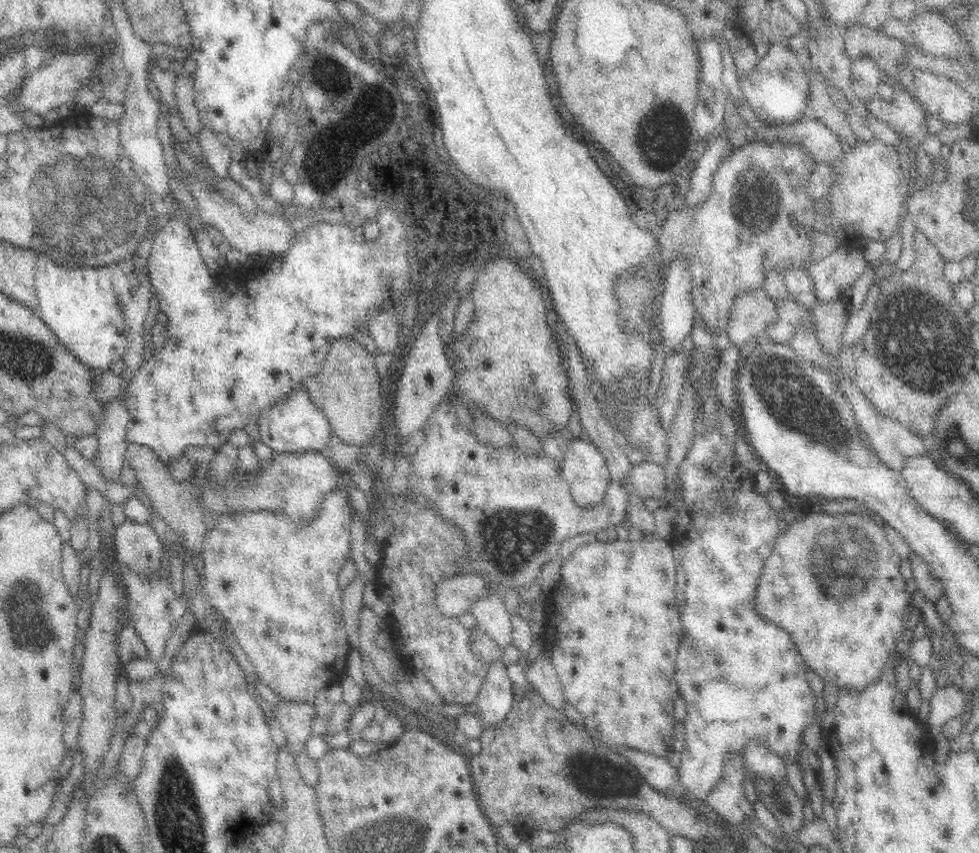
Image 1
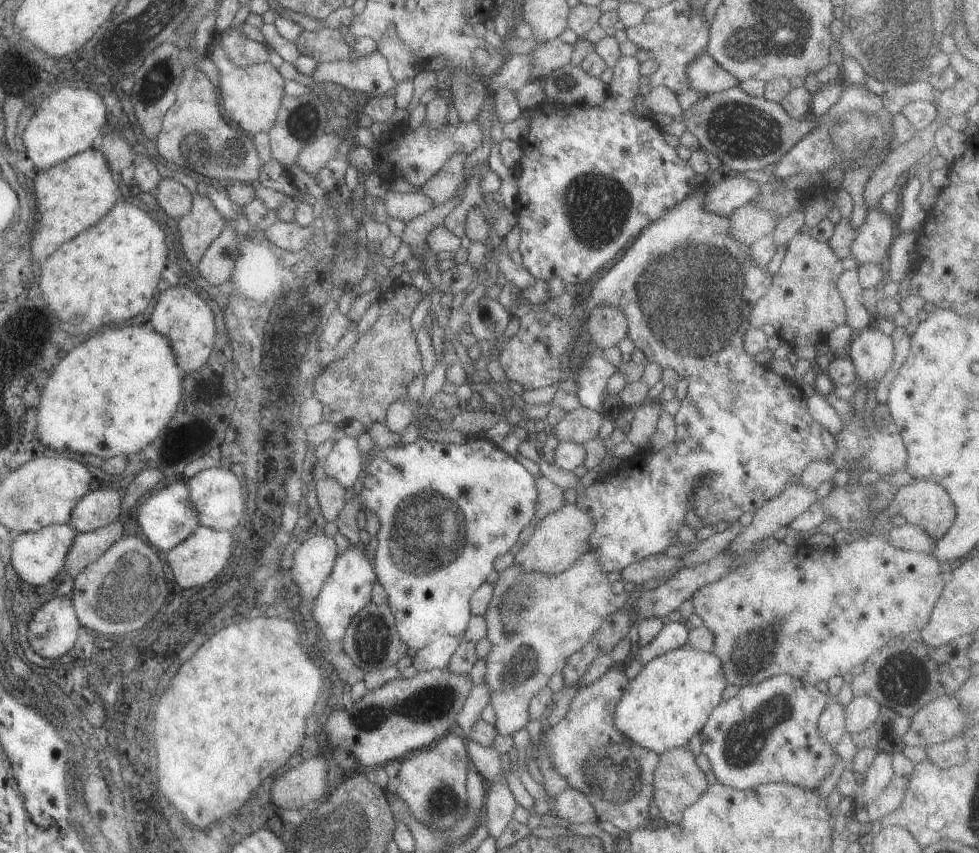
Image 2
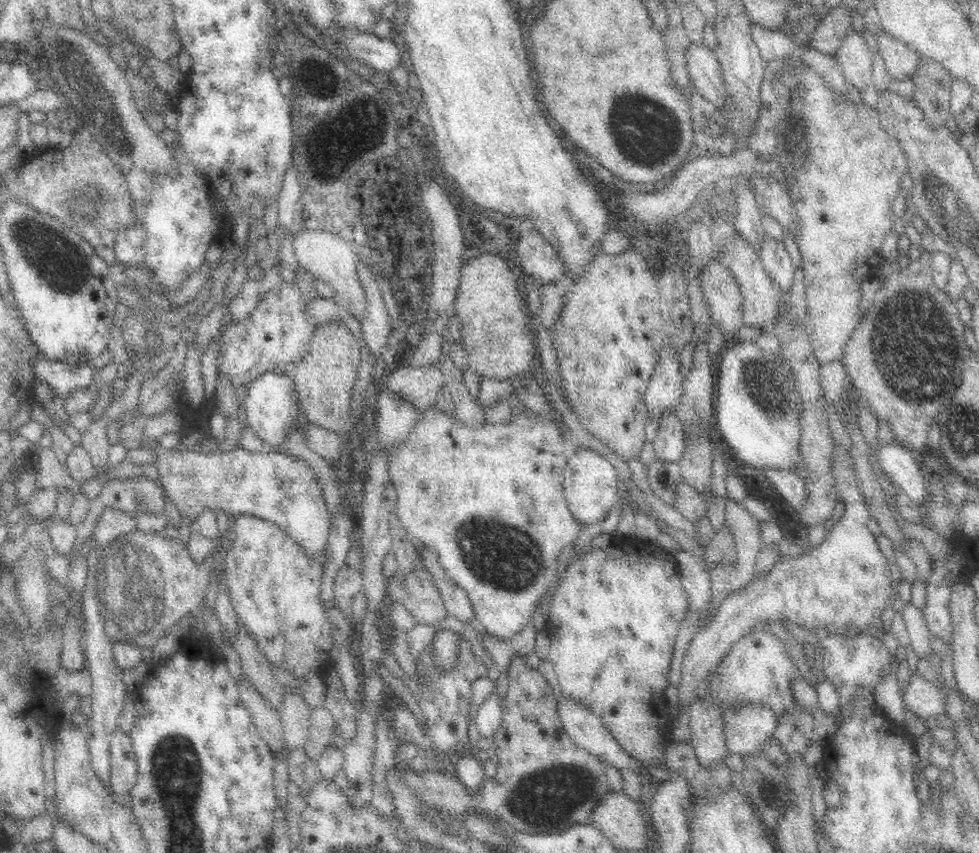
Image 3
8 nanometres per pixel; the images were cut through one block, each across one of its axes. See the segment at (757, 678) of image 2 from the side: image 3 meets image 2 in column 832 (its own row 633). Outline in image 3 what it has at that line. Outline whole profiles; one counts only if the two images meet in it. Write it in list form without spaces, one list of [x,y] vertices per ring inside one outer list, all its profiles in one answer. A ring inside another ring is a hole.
[[[616,538],[606,549],[593,548],[589,551],[577,552],[572,556],[566,572],[562,574],[562,580],[558,582],[558,586],[552,594],[552,602],[550,602],[550,608],[548,608],[549,619],[547,620],[548,627],[545,627],[545,633],[550,639],[550,646],[547,660],[550,661],[557,675],[561,686],[561,694],[588,707],[600,718],[602,725],[606,727],[606,731],[618,741],[620,747],[628,755],[634,755],[640,761],[640,765],[642,764],[650,769],[656,766],[661,754],[656,736],[671,723],[664,690],[669,685],[670,660],[672,660],[672,650],[674,650],[677,630],[681,620],[685,618],[688,606],[689,596],[676,574],[676,569],[674,569],[674,556],[657,545],[643,547],[640,544],[633,544],[631,539]]]

